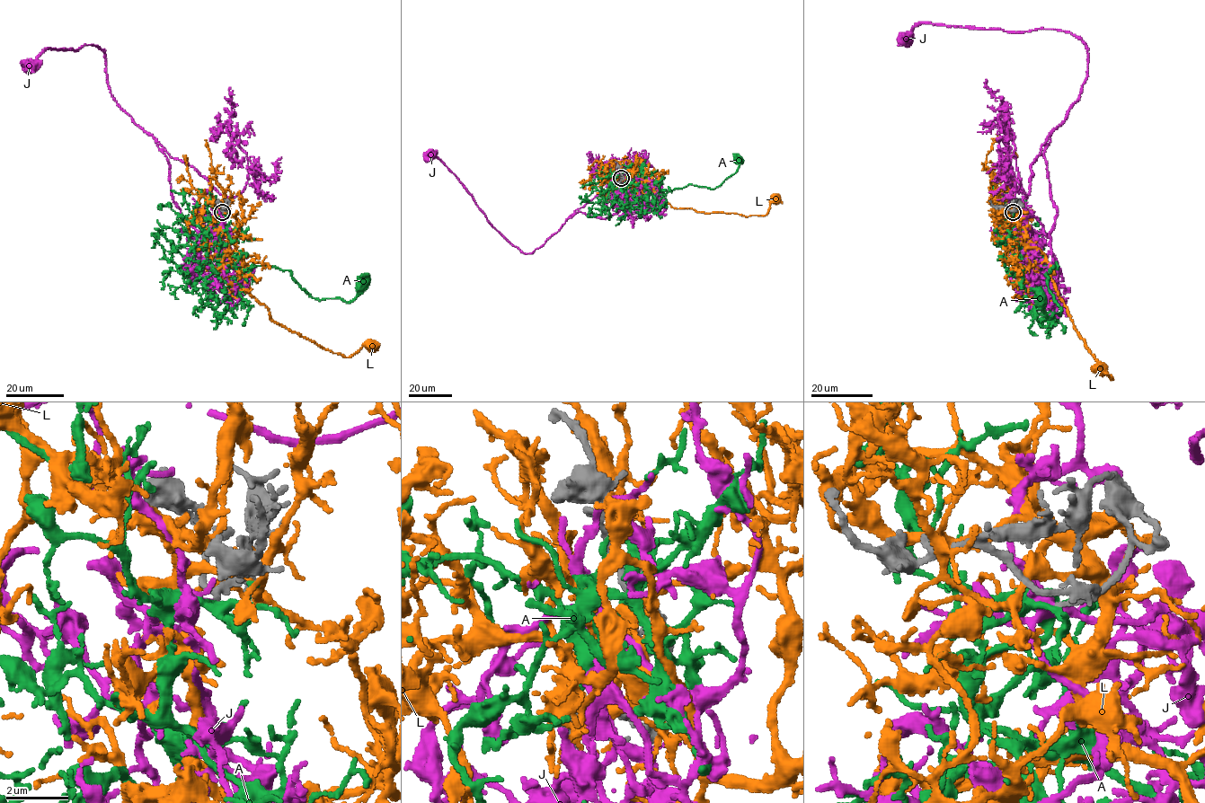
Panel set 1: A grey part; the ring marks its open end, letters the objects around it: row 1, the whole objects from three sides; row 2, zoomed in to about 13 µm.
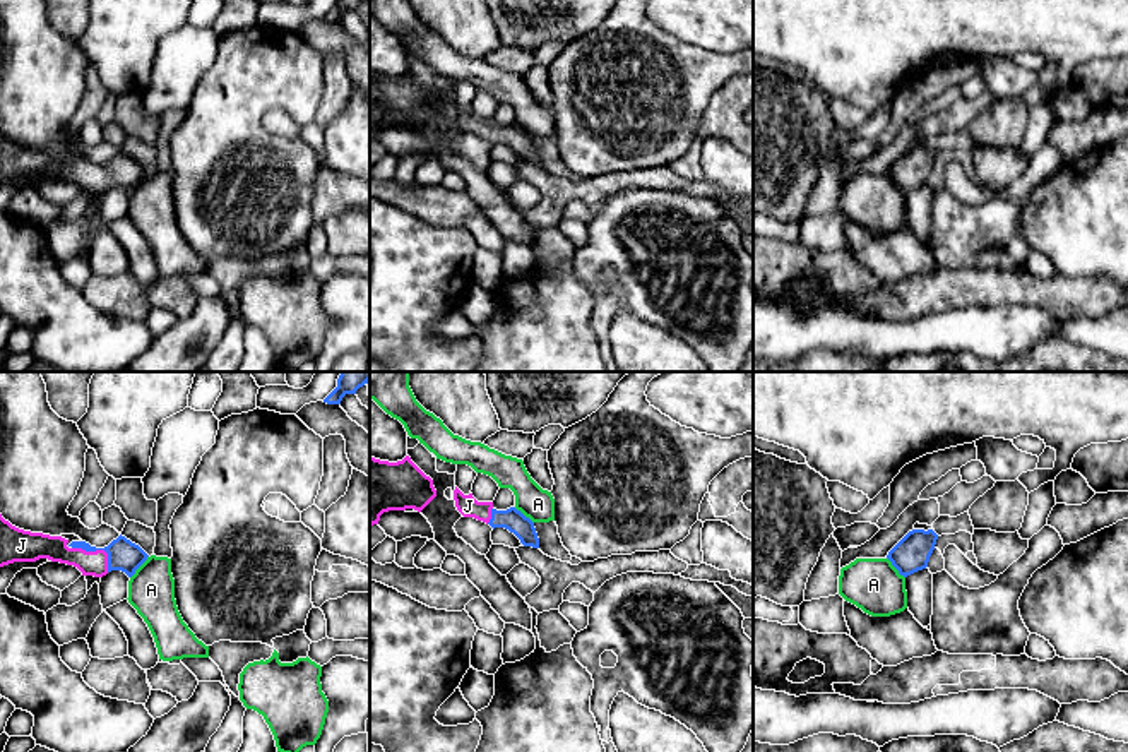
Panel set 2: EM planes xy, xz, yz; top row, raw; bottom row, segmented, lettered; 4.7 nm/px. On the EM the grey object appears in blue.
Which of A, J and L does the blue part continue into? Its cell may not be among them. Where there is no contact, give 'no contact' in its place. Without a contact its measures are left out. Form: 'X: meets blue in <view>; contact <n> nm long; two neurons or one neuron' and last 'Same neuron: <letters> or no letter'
A: meets blue in xy; contact 140 nm long; two neurons
J: meets blue in xy; contact 200 nm long; one neuron
L: no contact; two neurons
Same neuron: J

